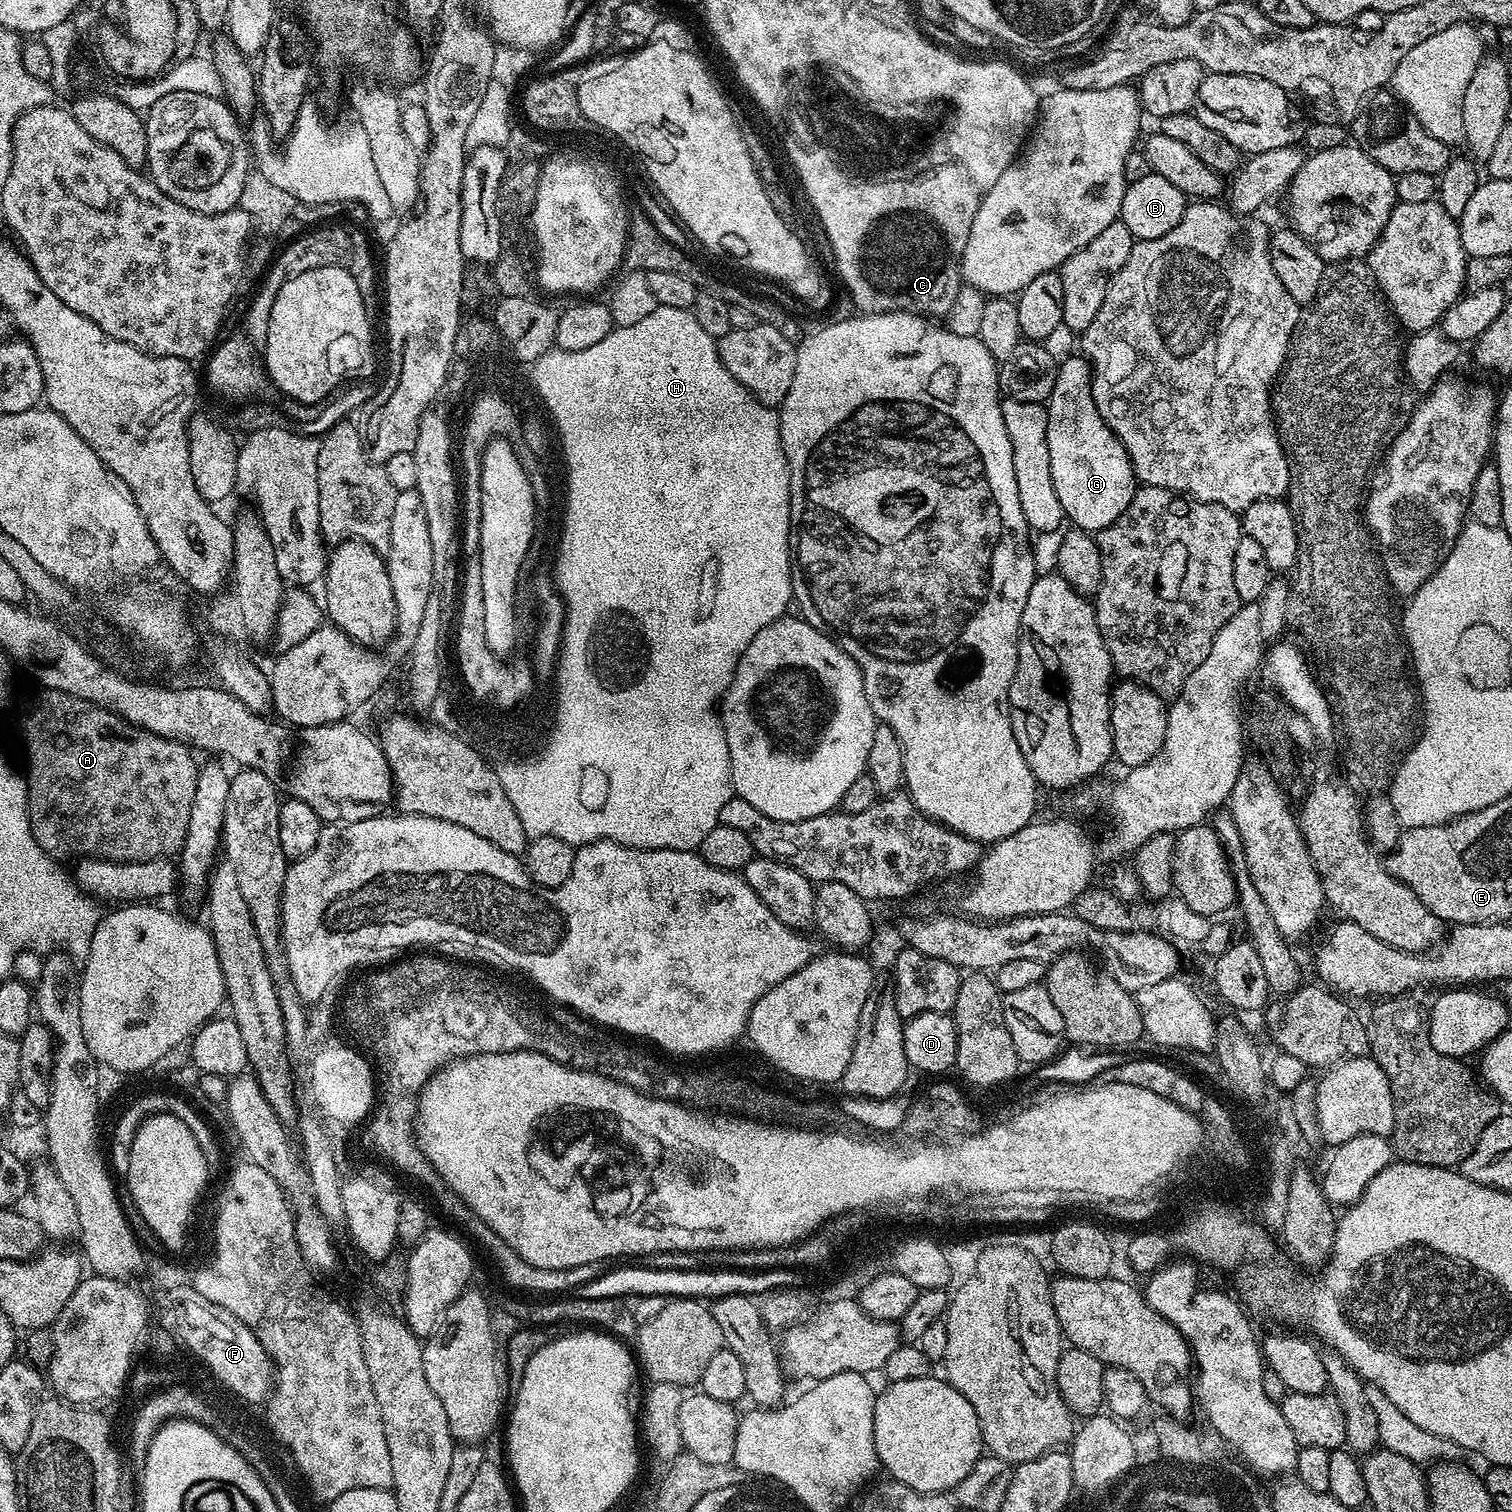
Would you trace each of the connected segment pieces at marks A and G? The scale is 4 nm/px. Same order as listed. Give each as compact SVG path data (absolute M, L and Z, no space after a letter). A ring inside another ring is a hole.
M58 689L44 690L40 693L44 700L40 700L40 708L32 712L32 720L28 720L28 752L32 752L32 798L28 801L32 810L28 813L28 821L40 849L57 862L91 858L112 860L116 864L133 864L143 860L175 857L187 838L190 808L194 801L195 784L199 778L198 761L192 757L193 749L181 741L164 738L150 730L139 728L118 714L99 708L89 700L75 697L74 694L62 693Z
M1075 355L1061 359L1058 364L1054 390L1046 402L1046 443L1050 446L1050 475L1054 477L1054 490L1058 493L1058 502L1062 502L1065 517L1073 520L1071 523L1075 527L1095 534L1110 526L1110 522L1130 506L1138 481L1122 442L1112 433L1110 426L1106 426L1102 414L1098 414L1092 393L1092 368L1083 355Z

